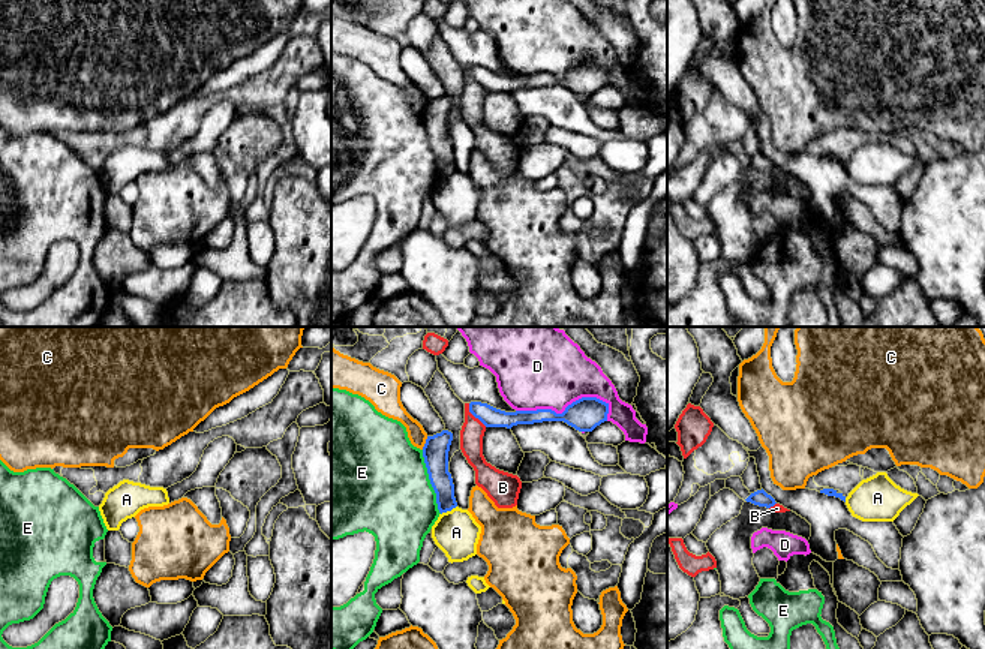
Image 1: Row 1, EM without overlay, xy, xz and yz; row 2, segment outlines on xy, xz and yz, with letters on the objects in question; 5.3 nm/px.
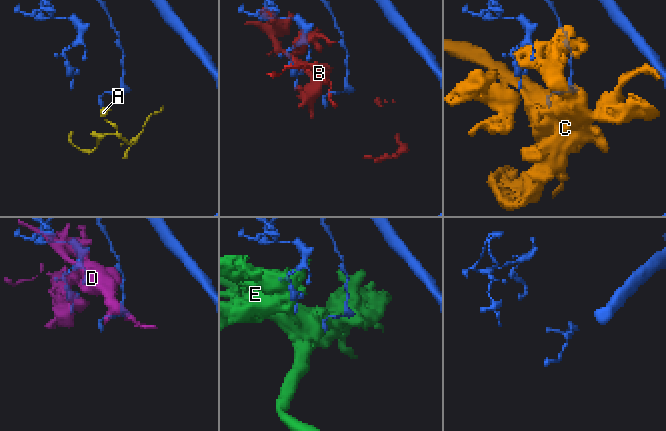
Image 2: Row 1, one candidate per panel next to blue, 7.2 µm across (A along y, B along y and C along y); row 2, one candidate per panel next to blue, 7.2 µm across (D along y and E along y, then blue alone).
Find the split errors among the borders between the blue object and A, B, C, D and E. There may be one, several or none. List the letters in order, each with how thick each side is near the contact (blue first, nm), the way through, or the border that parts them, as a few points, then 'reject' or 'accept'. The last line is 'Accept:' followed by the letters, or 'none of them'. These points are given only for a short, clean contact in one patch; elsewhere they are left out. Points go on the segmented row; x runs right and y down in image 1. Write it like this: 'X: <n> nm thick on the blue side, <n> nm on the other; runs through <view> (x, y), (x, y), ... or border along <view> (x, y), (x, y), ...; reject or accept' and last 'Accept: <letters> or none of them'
A: 120 nm thick on the blue side, 240 nm on the other; border along xz (456, 505), (441, 514); reject
B: 110 nm thick on the blue side, 130 nm on the other; reject
C: 140 nm thick on the blue side, 100 nm on the other; border along xz (428, 436), (422, 448); reject
D: 180 nm thick on the blue side, 420 nm on the other; reject
E: 140 nm thick on the blue side, 480 nm on the other; reject
Accept: none of them

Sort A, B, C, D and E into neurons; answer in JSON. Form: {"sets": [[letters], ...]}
{"sets": [["A"], ["B"], ["C"], ["D"], ["E"]]}

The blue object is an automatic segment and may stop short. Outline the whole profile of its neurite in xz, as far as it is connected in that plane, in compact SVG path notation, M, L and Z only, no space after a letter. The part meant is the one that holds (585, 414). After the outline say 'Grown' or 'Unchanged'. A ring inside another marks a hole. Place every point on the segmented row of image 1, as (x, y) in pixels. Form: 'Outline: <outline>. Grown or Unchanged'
Outline: M582 397L565 408L562 414L552 409L505 412L487 403L471 402L469 412L486 427L507 427L543 421L564 421L579 432L592 432L607 421L609 403L597 397Z. Unchanged

